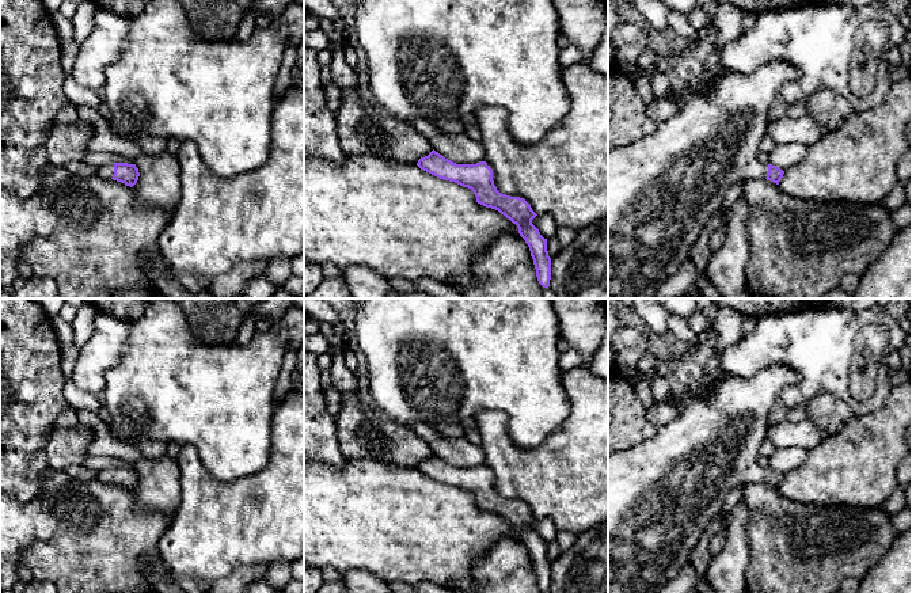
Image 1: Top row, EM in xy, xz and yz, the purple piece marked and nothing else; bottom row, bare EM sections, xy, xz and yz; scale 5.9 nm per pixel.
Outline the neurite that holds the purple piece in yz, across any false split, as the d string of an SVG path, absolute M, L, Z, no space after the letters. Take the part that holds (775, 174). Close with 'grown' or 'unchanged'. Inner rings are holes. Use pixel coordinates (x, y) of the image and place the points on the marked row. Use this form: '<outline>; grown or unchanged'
M783 60L770 61L749 75L723 71L715 79L708 80L706 91L696 92L685 88L680 94L676 94L673 98L677 103L674 115L658 123L651 134L628 147L608 151L608 299L656 299L658 288L673 275L685 261L689 261L691 247L712 214L721 209L725 194L733 183L740 180L745 182L748 179L767 179L779 185L784 171L759 160L759 144L768 132L768 110L774 98L780 94L780 88L786 81L798 80L799 77L801 72Z; grown

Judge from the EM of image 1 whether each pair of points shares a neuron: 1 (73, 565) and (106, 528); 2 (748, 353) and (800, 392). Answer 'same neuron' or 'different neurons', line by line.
1: same neuron
2: same neuron

